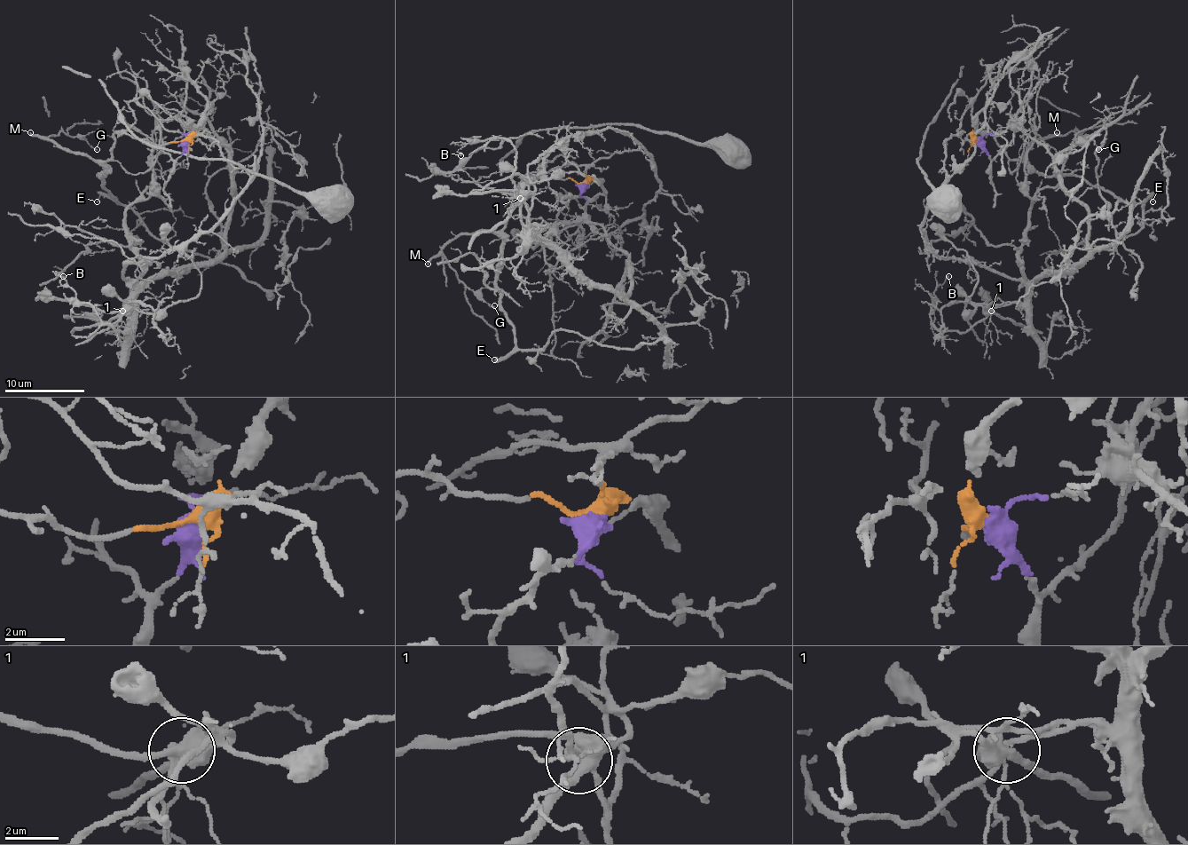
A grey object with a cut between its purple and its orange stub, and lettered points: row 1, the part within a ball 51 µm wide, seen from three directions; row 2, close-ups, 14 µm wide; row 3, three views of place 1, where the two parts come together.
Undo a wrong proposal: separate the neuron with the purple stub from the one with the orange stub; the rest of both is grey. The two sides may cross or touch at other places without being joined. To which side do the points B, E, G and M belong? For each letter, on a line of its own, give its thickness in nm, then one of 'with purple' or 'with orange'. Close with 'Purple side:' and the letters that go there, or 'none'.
B: calibre 140 nm; with purple
E: calibre 100 nm; with orange
G: calibre 110 nm; with orange
M: calibre 200 nm; with orange
Purple side: B

